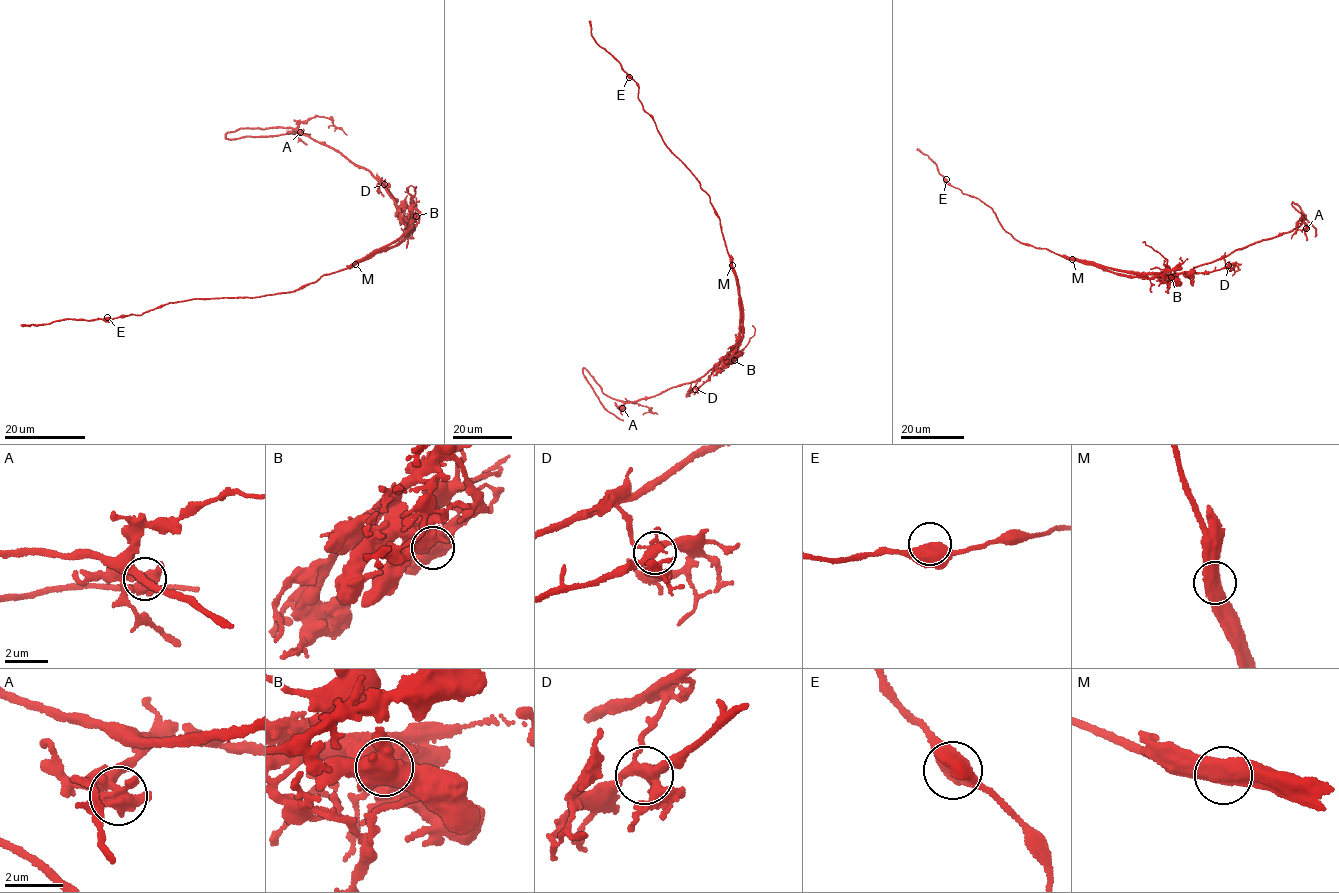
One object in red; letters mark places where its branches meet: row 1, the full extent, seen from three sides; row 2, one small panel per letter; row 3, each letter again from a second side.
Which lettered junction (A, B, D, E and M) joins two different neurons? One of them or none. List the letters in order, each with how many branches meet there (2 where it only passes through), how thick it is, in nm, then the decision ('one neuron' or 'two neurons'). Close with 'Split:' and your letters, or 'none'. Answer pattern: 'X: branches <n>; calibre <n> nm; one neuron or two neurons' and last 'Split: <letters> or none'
A: branches 2; calibre 550 nm; one neuron
B: branches 2; calibre 550 nm; one neuron
D: branches 5; calibre 400 nm; one neuron
E: branches 2; calibre 550 nm; one neuron
M: branches 2; calibre 550 nm; two neurons
Split: M

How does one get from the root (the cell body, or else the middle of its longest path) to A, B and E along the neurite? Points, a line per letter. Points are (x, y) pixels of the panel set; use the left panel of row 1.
A: (388, 245), (413, 227), (383, 187), (369, 171), (302, 134), (298, 126), (300, 132)
B: (388, 245), (413, 227), (406, 220), (416, 216)
E: (388, 245), (346, 268), (288, 293), (251, 297), (199, 298), (158, 306), (141, 315), (107, 317)

